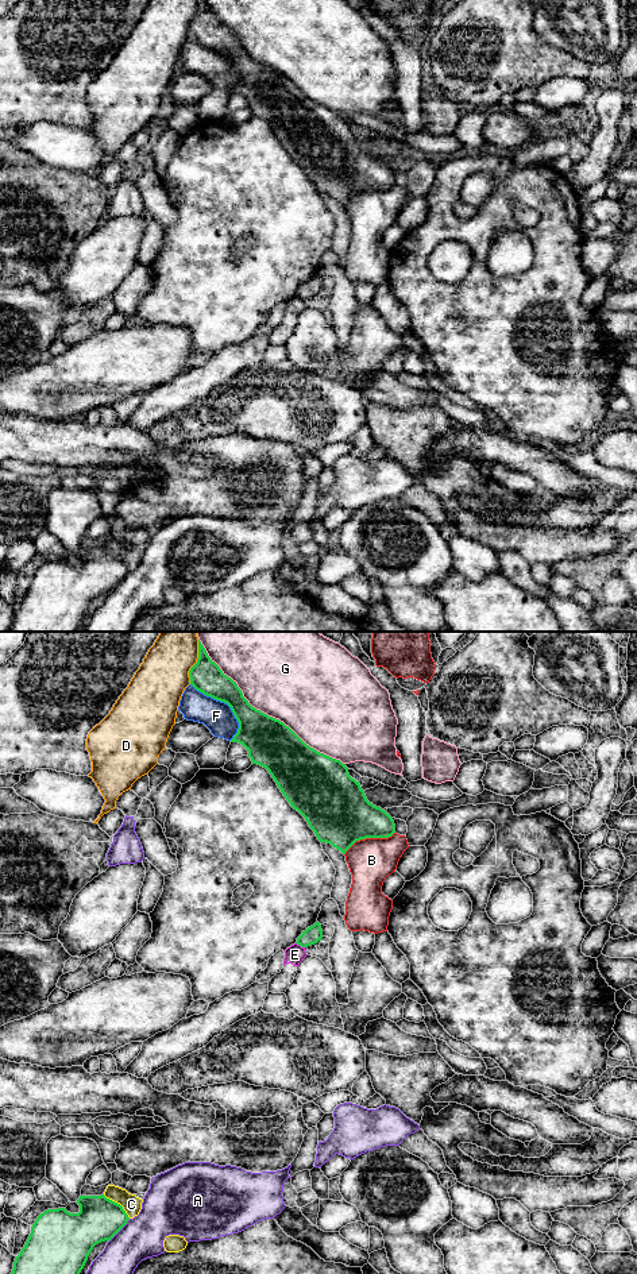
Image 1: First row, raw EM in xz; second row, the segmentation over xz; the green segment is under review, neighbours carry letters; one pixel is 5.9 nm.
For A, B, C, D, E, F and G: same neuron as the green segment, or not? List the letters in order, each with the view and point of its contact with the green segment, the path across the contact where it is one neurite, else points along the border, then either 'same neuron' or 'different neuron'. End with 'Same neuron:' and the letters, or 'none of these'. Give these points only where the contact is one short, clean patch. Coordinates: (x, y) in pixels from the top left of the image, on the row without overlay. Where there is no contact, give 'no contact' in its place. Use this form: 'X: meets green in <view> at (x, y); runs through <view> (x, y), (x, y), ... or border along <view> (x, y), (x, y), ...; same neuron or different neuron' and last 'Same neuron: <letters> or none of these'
A: meets green in xz at (119, 582); different neuron
B: meets green in xz at (369, 189); different neuron
C: meets green in xz at (116, 555); different neuron
D: meets green in xz at (193, 18); different neuron
E: meets green in xz at (300, 297); border along xz (296, 294), (304, 300); different neuron
F: meets green in xz at (227, 56); different neuron
G: meets green in xz at (267, 68); different neuron
Same neuron: none of these

